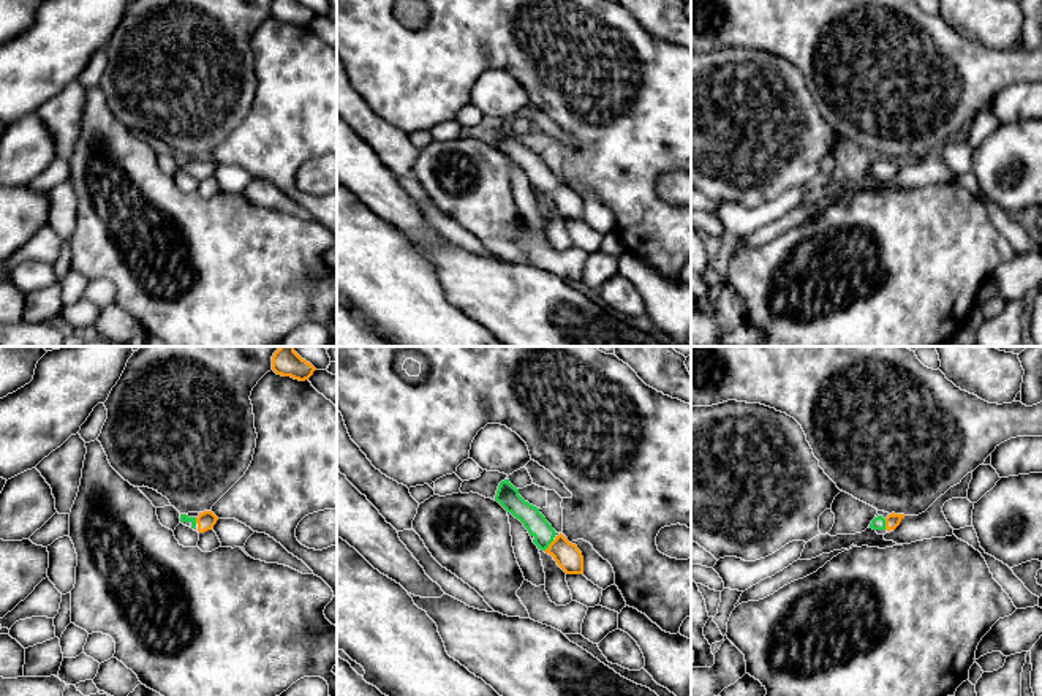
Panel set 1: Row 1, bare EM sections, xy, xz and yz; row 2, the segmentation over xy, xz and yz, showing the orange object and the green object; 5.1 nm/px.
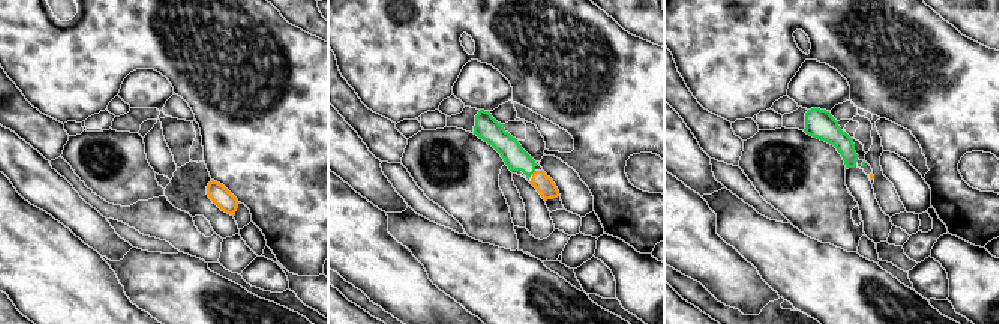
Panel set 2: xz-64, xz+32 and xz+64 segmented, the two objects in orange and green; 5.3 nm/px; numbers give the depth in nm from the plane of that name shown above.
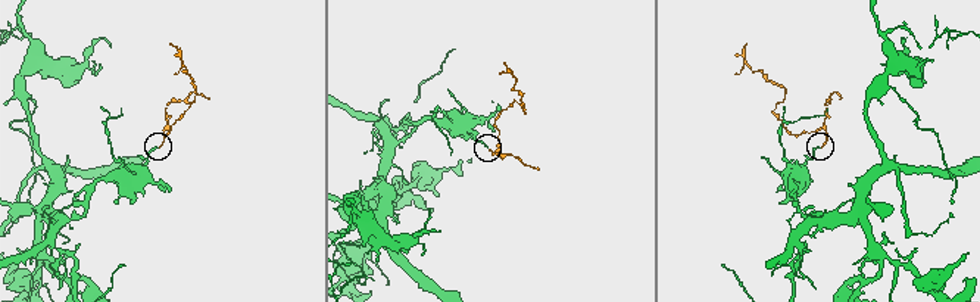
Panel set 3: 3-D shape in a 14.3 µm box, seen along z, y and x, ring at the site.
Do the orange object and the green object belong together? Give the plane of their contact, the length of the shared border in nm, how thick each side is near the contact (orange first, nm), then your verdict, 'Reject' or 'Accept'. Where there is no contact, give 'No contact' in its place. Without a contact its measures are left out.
Touches orange in xz. Shared border 80 nm. Thickness 140 nm (orange) against 110 nm. Accept

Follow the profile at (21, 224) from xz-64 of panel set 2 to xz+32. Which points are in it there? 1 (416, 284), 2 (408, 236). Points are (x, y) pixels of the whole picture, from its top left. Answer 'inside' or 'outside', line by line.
1: inside
2: outside

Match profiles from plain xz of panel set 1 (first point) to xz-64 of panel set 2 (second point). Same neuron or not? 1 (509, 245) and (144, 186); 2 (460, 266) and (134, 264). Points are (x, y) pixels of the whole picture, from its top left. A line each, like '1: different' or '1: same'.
1: same
2: same

